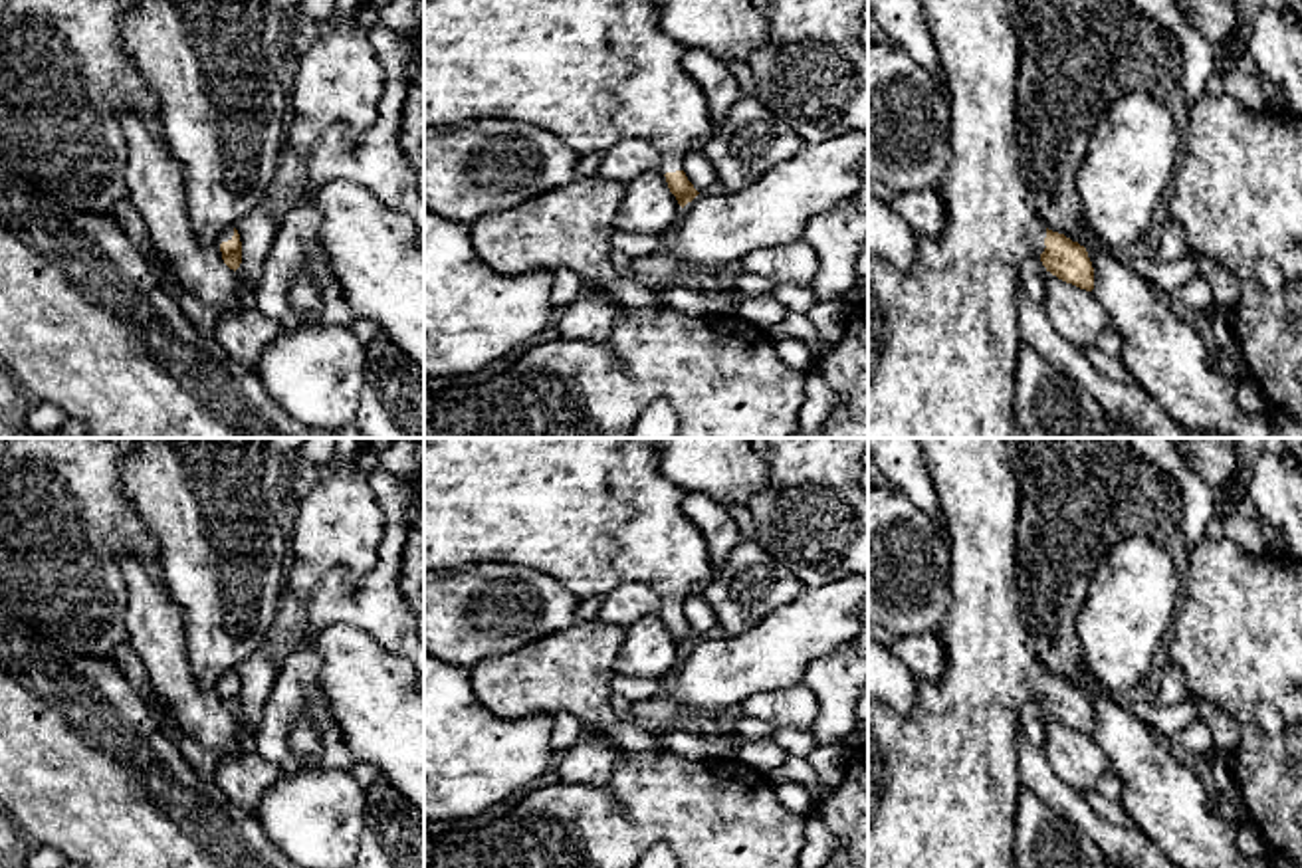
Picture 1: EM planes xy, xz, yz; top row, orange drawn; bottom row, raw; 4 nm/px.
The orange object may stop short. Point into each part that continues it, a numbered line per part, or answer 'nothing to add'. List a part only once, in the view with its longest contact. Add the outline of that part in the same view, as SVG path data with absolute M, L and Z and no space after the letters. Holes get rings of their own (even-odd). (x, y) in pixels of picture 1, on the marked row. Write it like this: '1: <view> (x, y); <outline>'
1: yz (944, 337); M920 0L927 30L935 42L937 57L949 97L951 161L937 190L943 198L947 222L937 238L918 238L916 262L908 271L868 250L868 438L1023 438L1015 422L1015 367L1021 357L1021 309L1017 283L1021 266L1044 252L1046 226L1036 214L1029 186L1023 180L1017 141L1017 83L1021 77L1021 36L1013 24L1009 0Z

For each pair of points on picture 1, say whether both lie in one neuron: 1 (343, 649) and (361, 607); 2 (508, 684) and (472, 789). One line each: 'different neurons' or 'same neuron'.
1: different neurons
2: different neurons

